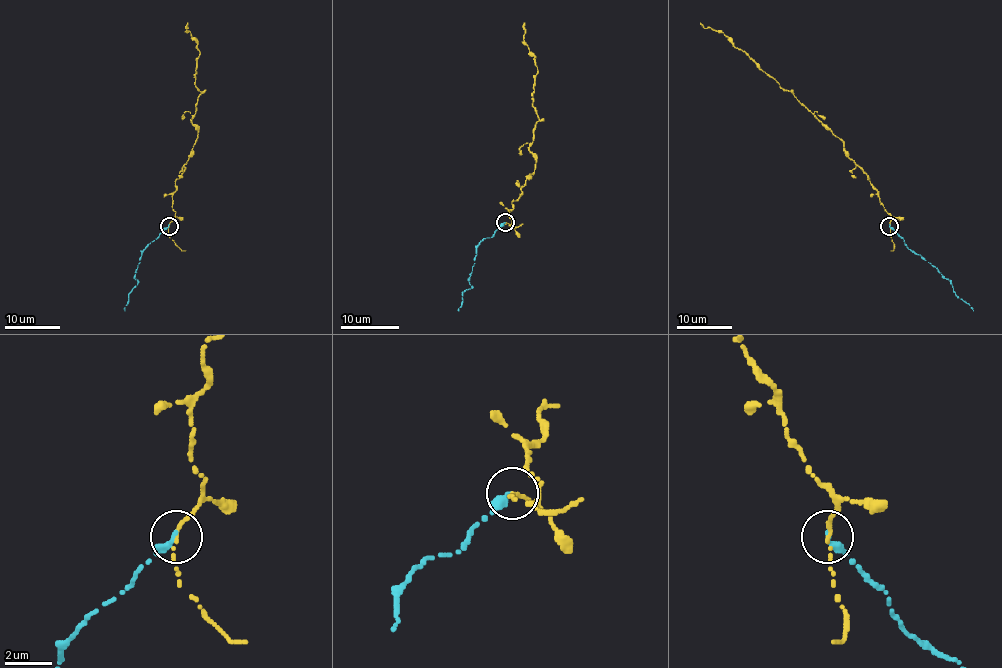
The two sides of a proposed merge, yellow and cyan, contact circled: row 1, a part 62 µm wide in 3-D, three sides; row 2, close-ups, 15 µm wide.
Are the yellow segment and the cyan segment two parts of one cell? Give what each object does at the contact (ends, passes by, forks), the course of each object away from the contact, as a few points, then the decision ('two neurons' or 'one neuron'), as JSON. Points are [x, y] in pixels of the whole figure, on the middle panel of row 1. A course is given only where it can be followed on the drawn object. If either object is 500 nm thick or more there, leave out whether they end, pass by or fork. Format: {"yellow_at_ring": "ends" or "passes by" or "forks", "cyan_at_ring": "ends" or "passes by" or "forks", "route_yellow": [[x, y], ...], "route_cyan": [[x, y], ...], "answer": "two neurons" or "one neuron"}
{"yellow_at_ring": "ends", "cyan_at_ring": "ends", "route_yellow": [[505, 223], [536, 157], [529, 145], [539, 119], [537, 68], [524, 23]], "route_cyan": [[505, 223], [476, 247], [469, 277], [472, 287], [461, 294], [459, 310]], "answer": "one neuron"}

